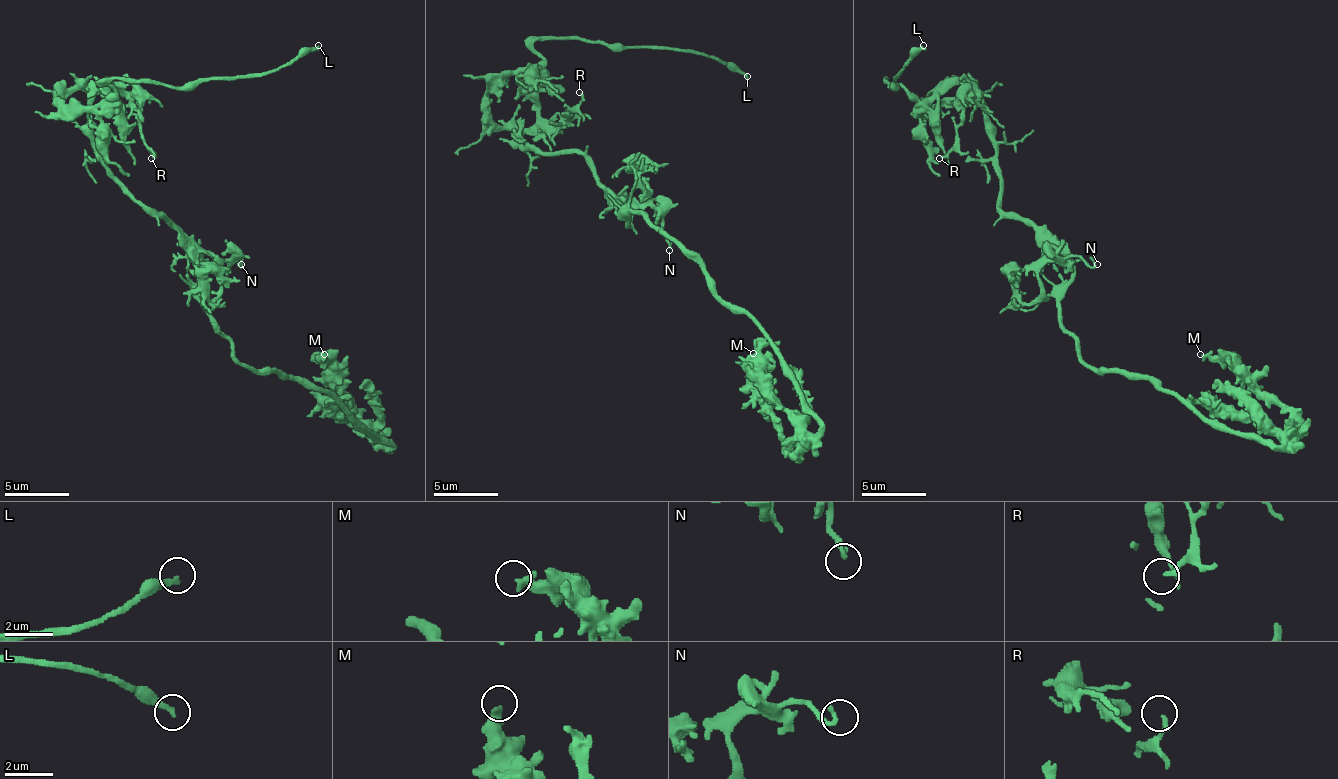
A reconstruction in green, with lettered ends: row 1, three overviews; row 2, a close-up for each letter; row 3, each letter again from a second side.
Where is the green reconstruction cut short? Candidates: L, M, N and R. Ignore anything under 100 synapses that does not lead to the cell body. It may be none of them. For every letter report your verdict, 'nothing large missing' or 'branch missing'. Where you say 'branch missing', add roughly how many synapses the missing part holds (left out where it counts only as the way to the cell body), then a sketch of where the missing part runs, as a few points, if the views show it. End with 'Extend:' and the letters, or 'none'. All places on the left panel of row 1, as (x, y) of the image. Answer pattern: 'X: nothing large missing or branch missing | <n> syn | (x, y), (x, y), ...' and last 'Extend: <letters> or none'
L: branch missing
M: nothing large missing
N: nothing large missing
R: nothing large missing
Extend: L

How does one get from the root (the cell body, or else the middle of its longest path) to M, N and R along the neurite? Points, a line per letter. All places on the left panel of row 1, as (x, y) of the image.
M: (186, 241), (189, 290), (231, 354), (257, 370), (315, 383), (337, 412), (366, 431), (324, 354)
N: (186, 241), (202, 251), (221, 258), (234, 258), (241, 264)
R: (186, 241), (106, 164), (89, 122), (96, 97), (125, 93), (138, 106), (141, 138), (154, 155), (151, 158)

